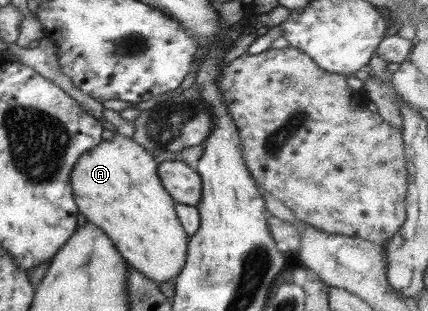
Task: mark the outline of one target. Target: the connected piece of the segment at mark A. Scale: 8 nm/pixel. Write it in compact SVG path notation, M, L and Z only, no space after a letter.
M114 132L114 136L110 140L100 140L96 146L89 148L87 151L81 152L72 165L71 171L68 172L68 182L70 190L72 191L73 201L76 205L77 211L84 216L85 222L93 224L96 228L99 228L110 239L110 242L114 245L114 248L121 254L121 257L125 260L126 265L131 269L140 272L140 275L144 275L146 278L153 280L156 284L162 281L168 280L171 276L178 275L178 272L182 270L185 261L185 252L189 236L183 231L182 225L174 212L173 198L168 196L168 193L162 188L160 179L157 175L157 164L154 162L154 157L148 154L141 146L138 146L131 138L121 136Z

